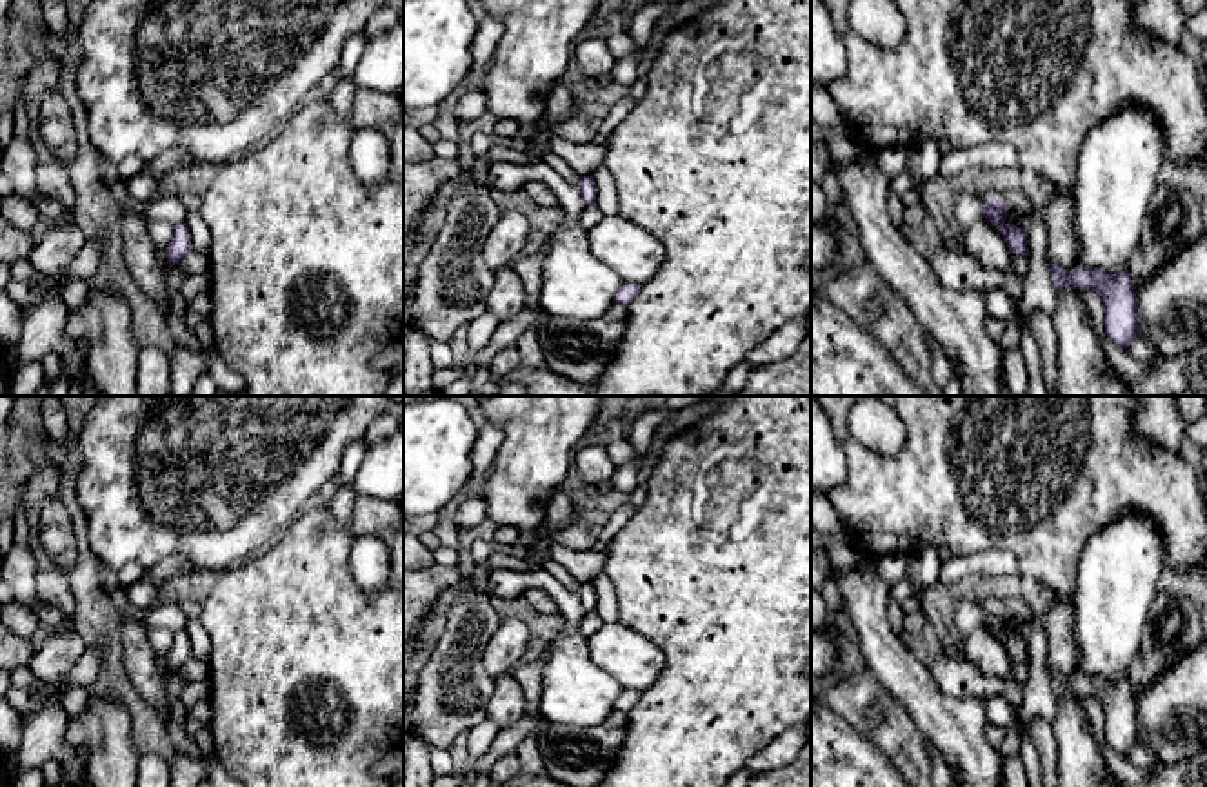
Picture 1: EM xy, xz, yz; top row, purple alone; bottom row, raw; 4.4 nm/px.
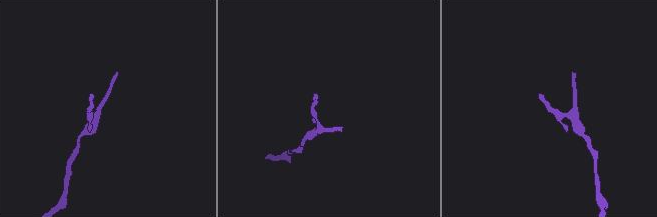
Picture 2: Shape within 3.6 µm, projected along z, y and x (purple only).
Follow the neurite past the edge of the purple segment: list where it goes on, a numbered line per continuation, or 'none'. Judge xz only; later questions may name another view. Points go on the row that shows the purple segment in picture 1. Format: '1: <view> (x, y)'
none

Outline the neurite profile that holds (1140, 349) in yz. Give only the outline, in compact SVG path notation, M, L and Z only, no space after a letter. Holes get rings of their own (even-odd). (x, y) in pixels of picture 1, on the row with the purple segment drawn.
M1136 338L1127 347L1127 353L1138 362L1149 362L1160 358L1156 345L1145 338Z

